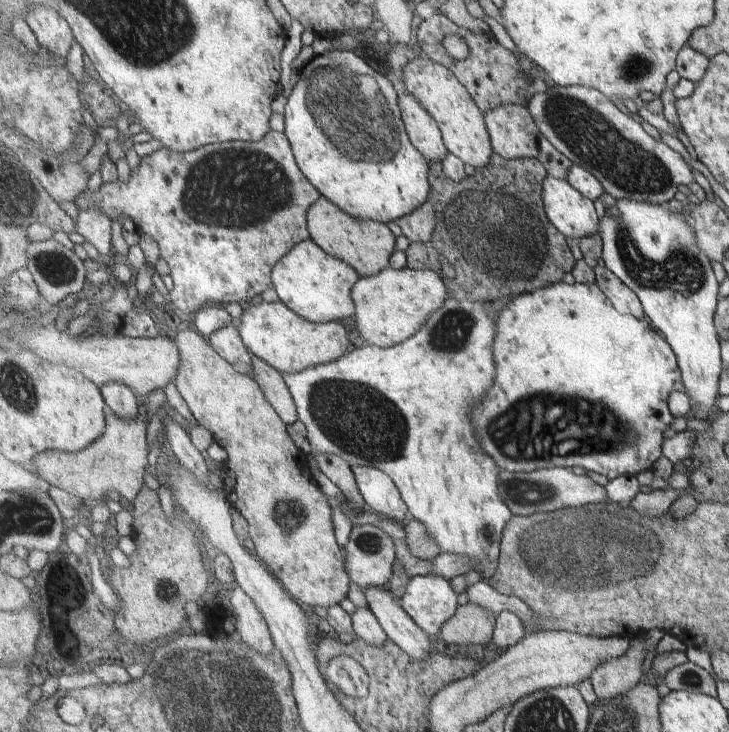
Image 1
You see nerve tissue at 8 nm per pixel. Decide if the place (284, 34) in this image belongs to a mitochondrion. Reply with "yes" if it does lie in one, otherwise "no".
no

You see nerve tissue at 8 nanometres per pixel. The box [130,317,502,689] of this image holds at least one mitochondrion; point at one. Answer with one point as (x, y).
(359, 421)

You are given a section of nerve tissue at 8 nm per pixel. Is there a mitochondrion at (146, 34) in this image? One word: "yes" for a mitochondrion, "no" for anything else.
yes

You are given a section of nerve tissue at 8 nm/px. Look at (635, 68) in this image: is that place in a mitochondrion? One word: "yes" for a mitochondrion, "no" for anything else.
yes

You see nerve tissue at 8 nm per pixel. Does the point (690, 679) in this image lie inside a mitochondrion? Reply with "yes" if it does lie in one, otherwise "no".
yes

